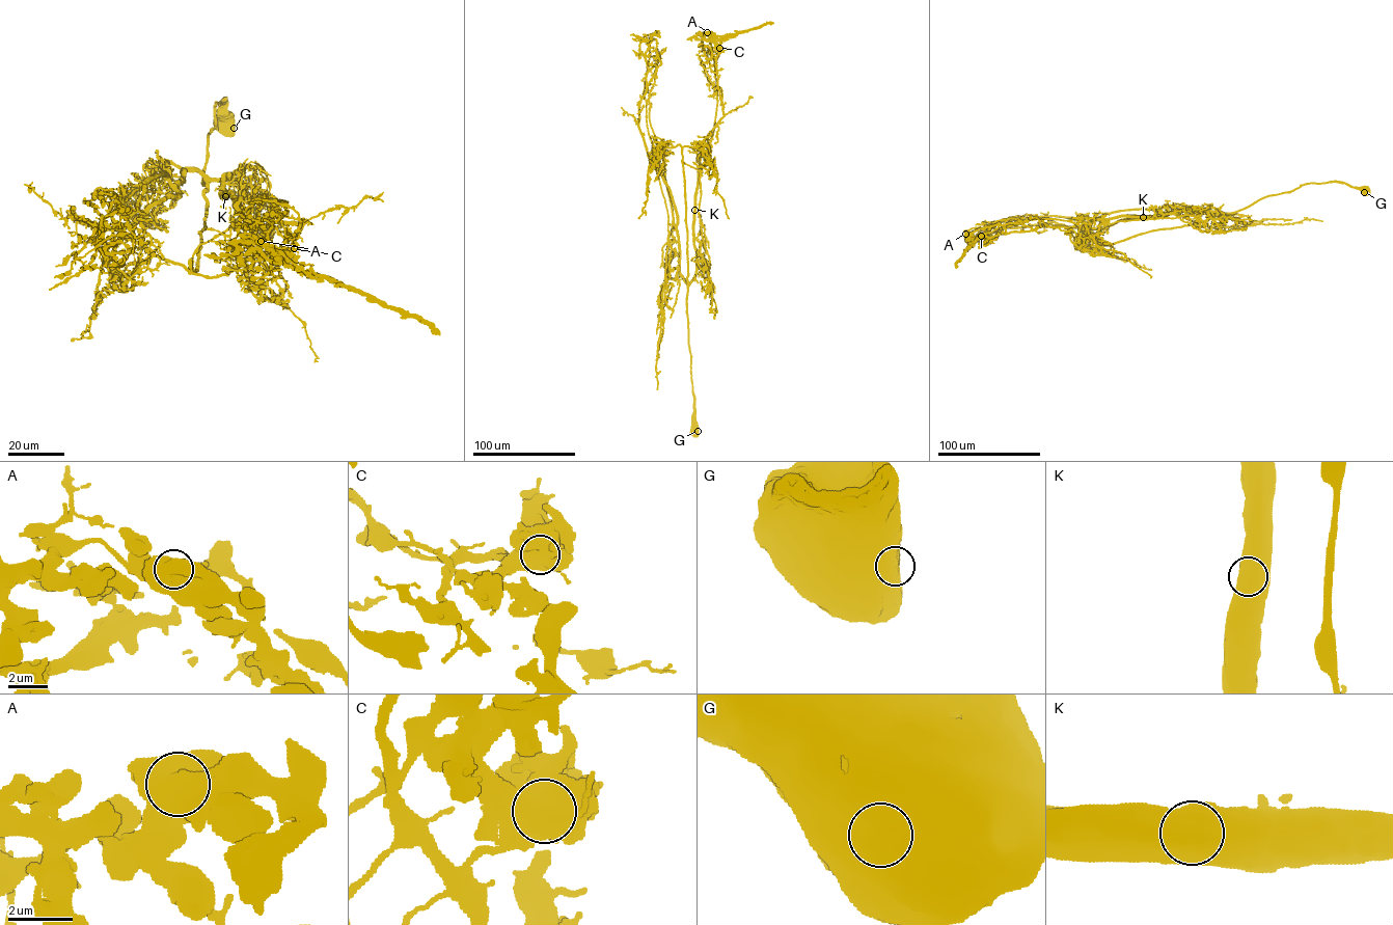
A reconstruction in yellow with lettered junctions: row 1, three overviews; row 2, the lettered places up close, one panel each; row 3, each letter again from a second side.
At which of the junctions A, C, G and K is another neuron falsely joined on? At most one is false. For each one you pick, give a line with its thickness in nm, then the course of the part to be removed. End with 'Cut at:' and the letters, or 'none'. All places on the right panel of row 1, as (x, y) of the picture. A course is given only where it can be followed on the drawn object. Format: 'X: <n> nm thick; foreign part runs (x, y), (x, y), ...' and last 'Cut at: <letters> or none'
C: 1300 nm thick; foreign part runs (981, 236), (965, 250), (956, 268)
Cut at: C

